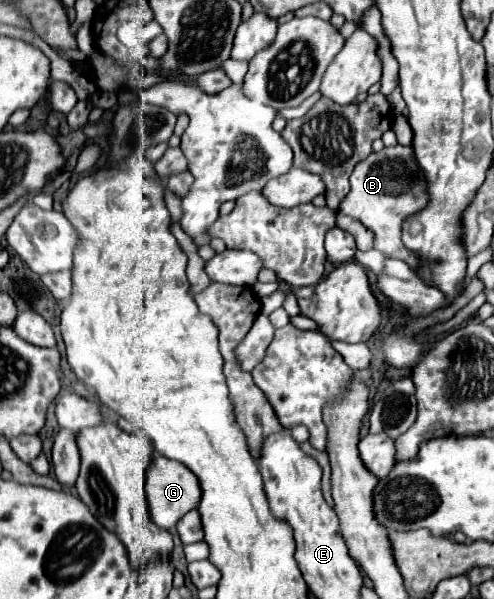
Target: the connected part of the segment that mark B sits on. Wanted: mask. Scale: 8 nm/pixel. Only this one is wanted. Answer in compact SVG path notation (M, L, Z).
M392 146L384 148L382 152L372 152L366 160L362 160L352 176L350 176L350 192L342 200L342 206L338 208L340 214L352 216L360 220L366 228L370 228L376 234L374 248L382 250L388 258L398 258L410 264L412 268L420 264L420 256L412 250L408 250L402 244L402 224L410 214L420 212L430 196L428 196L428 182L424 178L424 172L420 164L416 162L414 148L410 146Z

